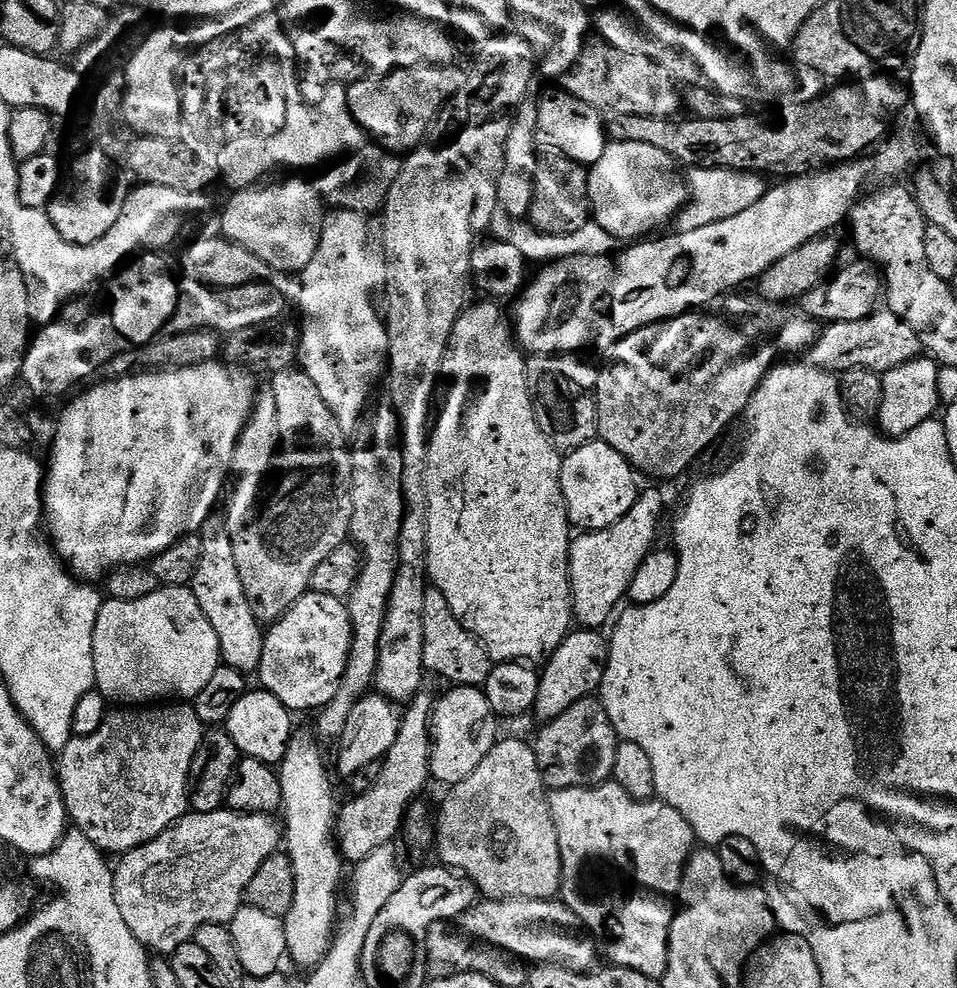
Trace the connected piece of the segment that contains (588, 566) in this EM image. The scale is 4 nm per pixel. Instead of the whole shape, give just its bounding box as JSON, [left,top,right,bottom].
[568,488,664,630]

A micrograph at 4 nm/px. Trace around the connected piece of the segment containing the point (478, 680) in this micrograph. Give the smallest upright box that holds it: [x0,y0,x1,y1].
[422,588,494,688]

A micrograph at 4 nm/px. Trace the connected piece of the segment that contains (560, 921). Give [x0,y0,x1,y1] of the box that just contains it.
[462,898,598,972]

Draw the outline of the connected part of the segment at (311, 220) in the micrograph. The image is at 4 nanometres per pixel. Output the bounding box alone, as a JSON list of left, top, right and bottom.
[219,180,326,274]

